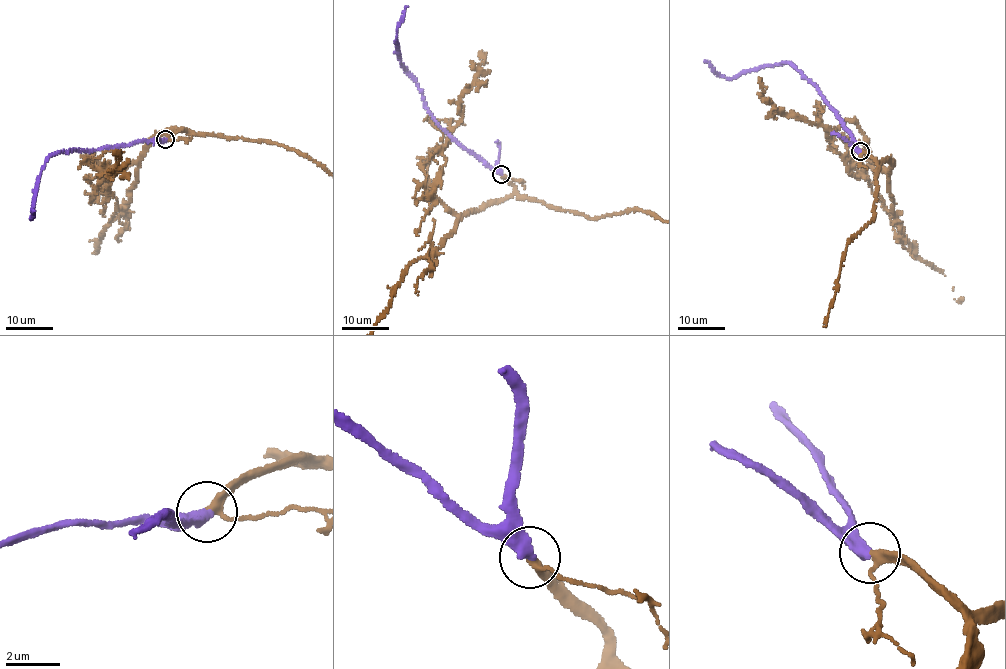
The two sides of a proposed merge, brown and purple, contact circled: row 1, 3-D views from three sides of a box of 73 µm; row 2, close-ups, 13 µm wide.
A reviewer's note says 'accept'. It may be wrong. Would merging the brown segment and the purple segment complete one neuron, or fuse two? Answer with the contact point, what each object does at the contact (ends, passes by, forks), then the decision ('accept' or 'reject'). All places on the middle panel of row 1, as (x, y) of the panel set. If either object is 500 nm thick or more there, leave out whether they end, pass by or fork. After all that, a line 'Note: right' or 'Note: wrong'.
at (501, 174); brown passes by; purple ends there; accept
Note: right

